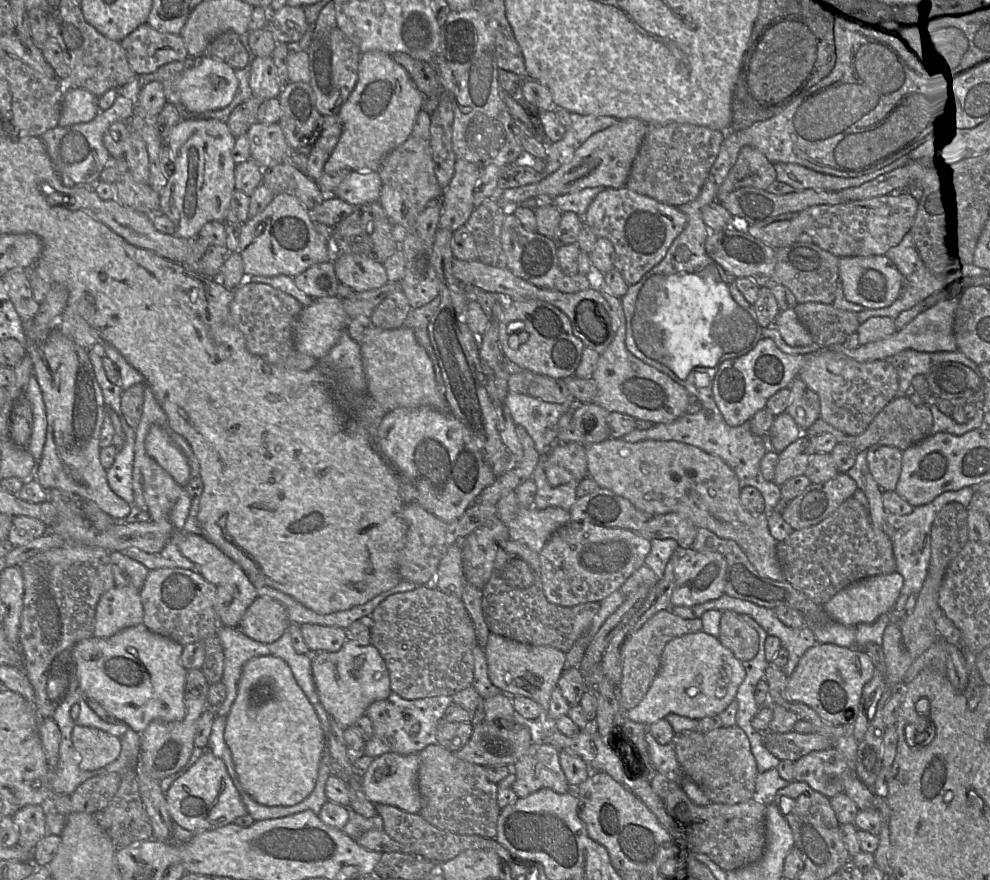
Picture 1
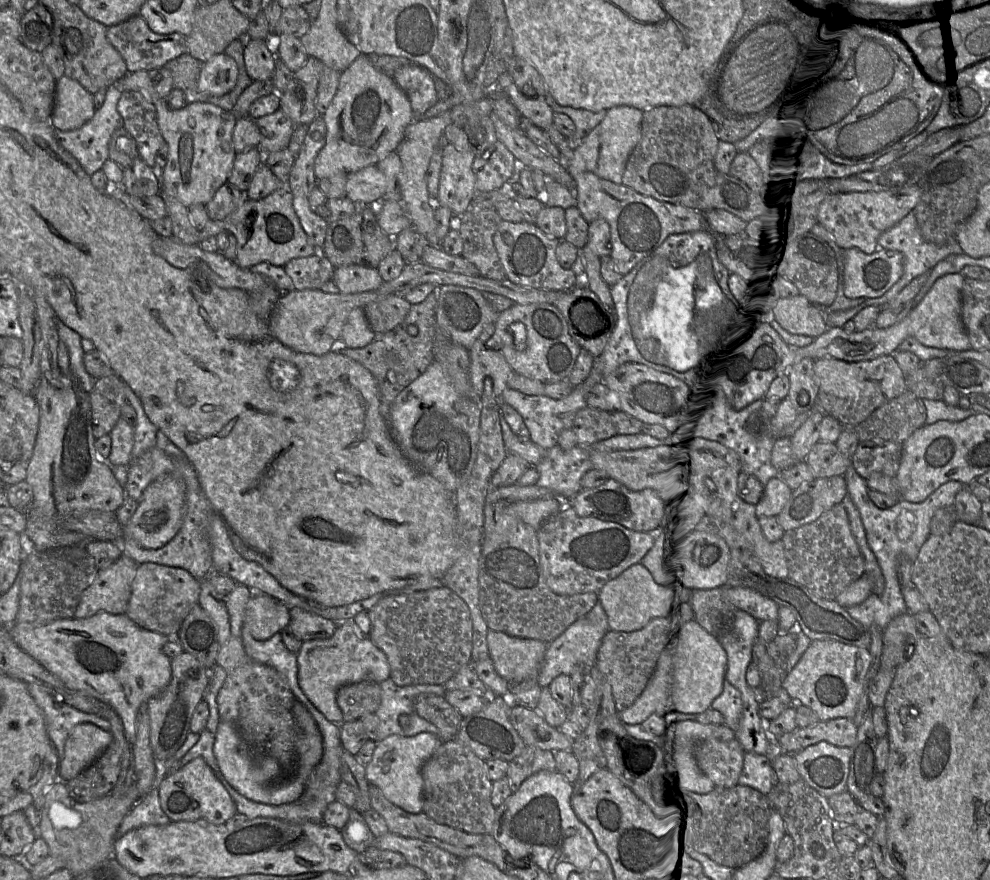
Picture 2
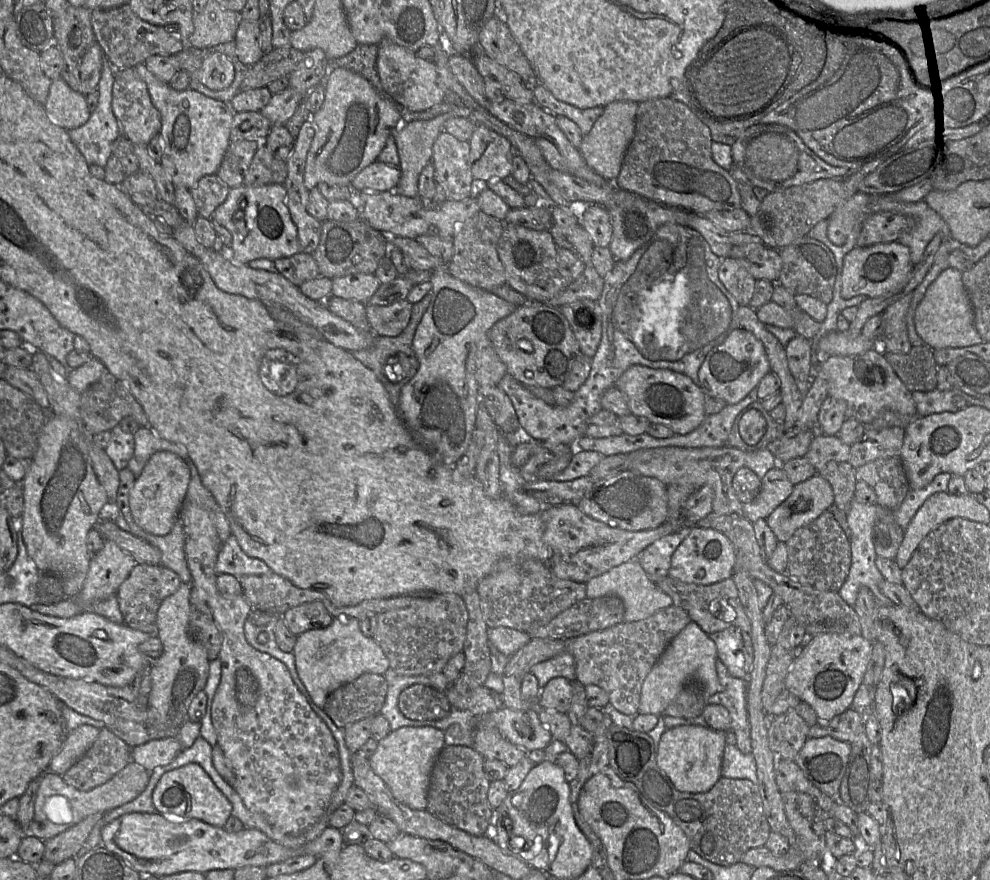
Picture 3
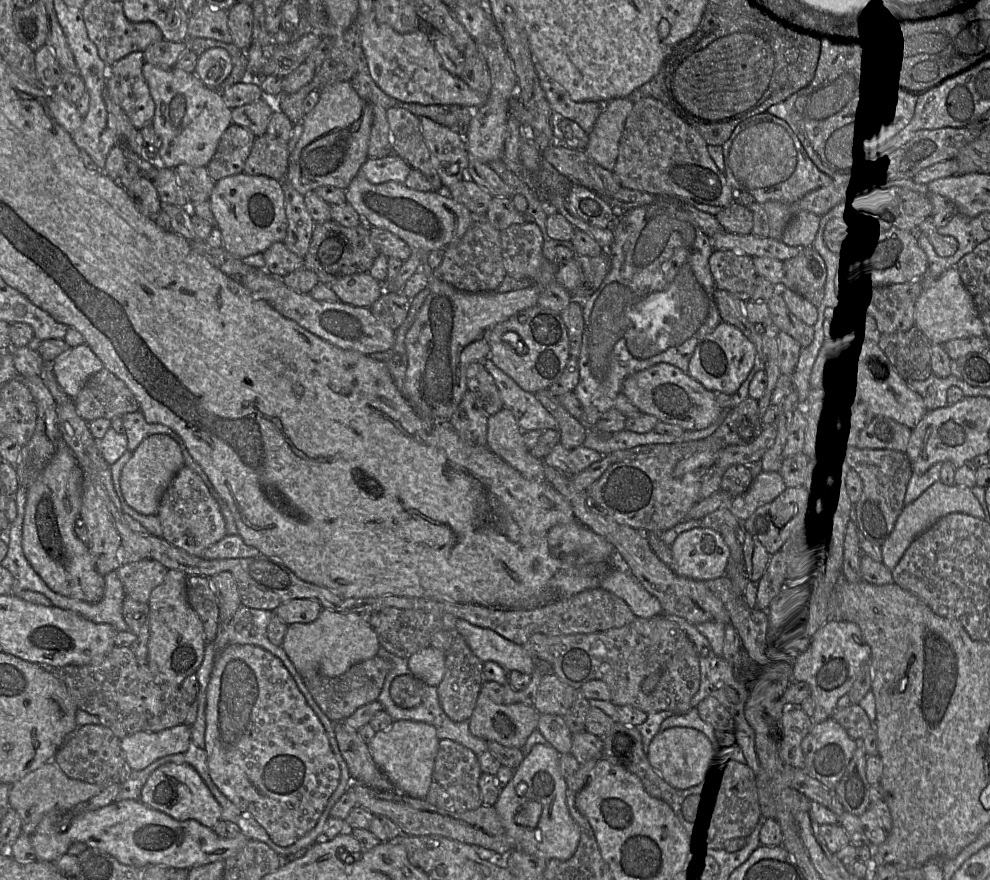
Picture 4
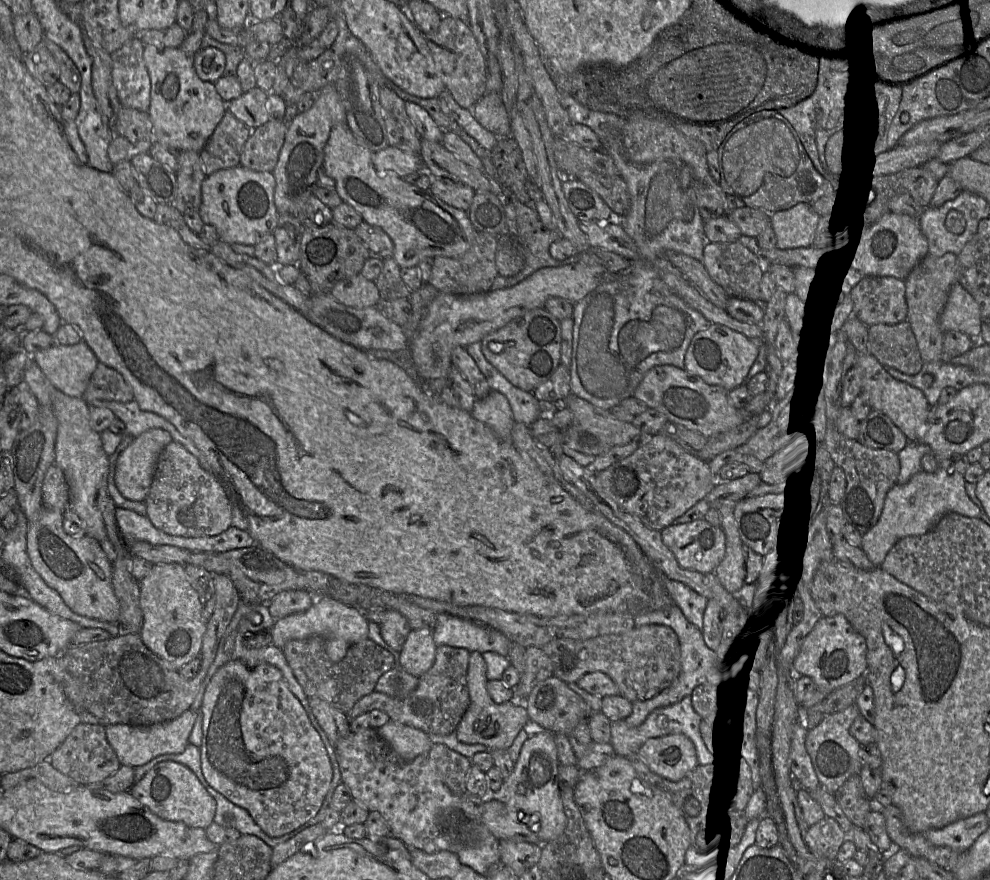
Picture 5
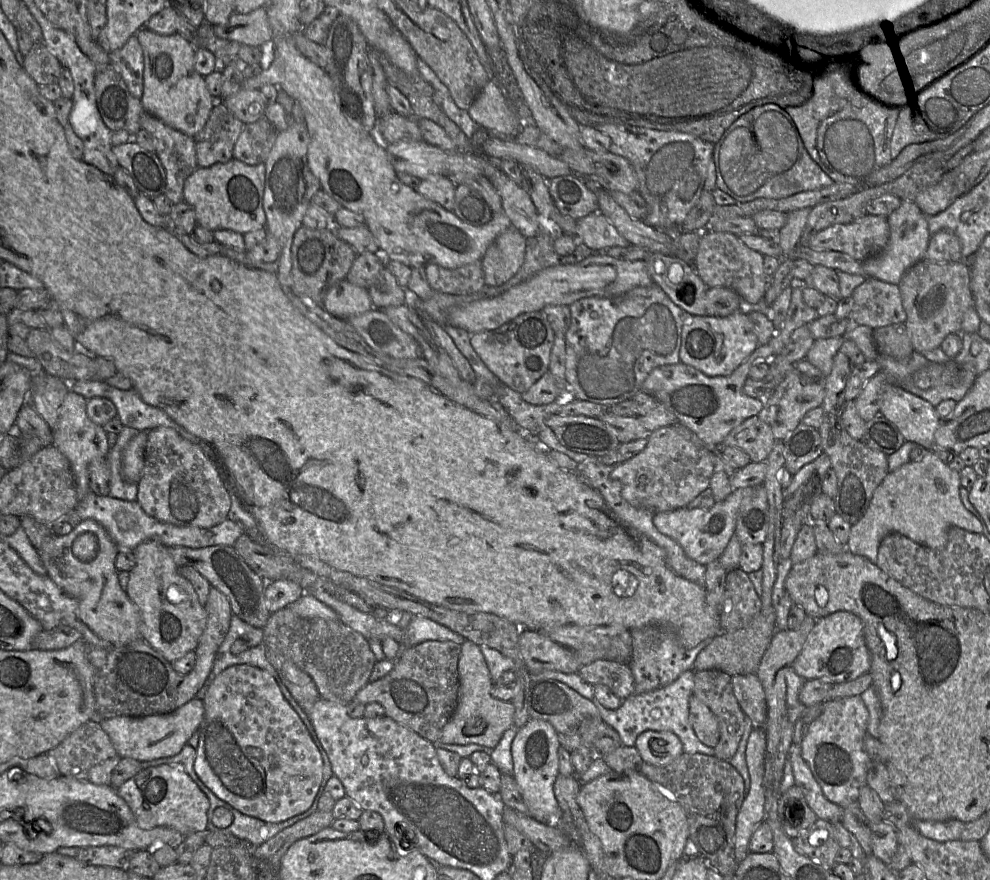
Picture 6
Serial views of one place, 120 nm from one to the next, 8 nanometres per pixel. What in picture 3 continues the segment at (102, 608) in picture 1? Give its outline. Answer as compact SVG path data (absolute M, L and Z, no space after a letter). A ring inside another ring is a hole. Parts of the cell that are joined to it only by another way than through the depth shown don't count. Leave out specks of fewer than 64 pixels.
M104 540L103 548L91 558L90 568L87 573L84 585L81 591L73 596L62 599L54 604L34 604L30 608L33 610L58 618L70 618L84 613L83 607L86 607L94 601L104 600L112 594L117 594L120 585L129 576L132 569L138 564L130 555L125 553L117 544L110 540Z

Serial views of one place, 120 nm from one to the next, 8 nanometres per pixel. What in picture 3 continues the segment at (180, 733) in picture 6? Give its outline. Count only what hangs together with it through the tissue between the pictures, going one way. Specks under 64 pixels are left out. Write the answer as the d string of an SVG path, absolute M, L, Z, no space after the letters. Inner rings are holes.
M178 737L153 739L132 747L130 758L146 770L152 771L157 766L170 763L182 749Z

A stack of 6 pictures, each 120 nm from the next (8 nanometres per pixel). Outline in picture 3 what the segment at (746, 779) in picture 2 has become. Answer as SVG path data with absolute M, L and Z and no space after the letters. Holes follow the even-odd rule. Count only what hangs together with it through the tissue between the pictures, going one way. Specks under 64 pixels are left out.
M726 743L722 758L722 776L748 779L758 784L753 754L745 754L740 751L736 744Z

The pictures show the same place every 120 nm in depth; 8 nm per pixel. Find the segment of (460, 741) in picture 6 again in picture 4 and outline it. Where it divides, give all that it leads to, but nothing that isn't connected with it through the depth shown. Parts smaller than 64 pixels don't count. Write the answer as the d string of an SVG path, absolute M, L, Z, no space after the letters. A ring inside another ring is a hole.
M479 693L475 709L469 718L471 734L486 742L496 742L507 748L522 749L529 736L537 730L539 713L523 704L495 704L485 694Z

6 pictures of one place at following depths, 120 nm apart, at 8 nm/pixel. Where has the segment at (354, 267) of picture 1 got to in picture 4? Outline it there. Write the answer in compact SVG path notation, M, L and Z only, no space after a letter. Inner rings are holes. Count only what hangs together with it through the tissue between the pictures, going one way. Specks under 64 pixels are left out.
M368 272L345 276L328 286L342 303L355 307L370 308L382 295L382 284Z

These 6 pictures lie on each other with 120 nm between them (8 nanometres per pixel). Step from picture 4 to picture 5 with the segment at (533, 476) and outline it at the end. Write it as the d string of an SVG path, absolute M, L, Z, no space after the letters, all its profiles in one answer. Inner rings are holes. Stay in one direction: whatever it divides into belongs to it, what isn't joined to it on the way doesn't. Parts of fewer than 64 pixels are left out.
M491 390L486 397L477 399L470 414L490 427L499 439L511 441L515 419L510 404L502 393Z

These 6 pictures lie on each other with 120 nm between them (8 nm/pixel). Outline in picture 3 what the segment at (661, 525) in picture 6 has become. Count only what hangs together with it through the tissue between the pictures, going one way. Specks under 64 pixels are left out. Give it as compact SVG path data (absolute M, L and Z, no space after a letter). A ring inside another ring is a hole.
M693 527L671 558L668 576L687 584L708 586L731 578L735 565L735 552L729 539L721 532Z

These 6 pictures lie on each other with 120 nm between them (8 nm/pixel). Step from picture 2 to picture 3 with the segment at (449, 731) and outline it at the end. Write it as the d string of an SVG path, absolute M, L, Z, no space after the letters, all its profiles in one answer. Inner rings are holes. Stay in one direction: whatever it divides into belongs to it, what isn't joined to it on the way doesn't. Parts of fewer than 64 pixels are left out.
M413 684L400 693L398 707L412 720L439 720L449 715L452 705L445 693L428 685Z

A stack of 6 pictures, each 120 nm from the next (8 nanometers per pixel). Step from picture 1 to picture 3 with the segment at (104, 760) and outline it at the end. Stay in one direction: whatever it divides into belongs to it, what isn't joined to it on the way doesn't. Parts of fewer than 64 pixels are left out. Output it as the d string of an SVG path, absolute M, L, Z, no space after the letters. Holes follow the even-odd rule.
M81 725L68 733L61 749L53 757L49 770L62 776L91 747L99 731L94 726Z

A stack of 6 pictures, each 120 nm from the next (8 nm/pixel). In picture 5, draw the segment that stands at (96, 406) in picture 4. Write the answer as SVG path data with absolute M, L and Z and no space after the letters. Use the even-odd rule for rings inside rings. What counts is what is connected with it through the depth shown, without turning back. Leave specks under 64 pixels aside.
M99 362L89 379L82 399L89 406L96 401L126 403L134 399L134 394L120 373Z

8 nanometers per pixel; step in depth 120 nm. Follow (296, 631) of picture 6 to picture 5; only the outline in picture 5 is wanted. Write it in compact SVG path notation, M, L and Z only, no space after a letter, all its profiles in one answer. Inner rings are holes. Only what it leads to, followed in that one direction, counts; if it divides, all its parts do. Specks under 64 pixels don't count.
M320 636L291 640L282 652L308 697L318 697L346 714L359 699L375 691L378 679L395 666L394 656L369 638L351 645L339 662L329 659L325 639Z

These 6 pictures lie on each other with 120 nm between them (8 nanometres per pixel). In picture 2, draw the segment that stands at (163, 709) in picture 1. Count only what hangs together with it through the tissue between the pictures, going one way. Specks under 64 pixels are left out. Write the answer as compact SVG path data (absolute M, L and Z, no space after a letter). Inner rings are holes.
M100 612L85 619L60 619L44 625L15 622L4 628L8 629L20 649L61 679L68 688L88 693L108 704L122 720L131 746L136 737L140 706L158 696L171 680L171 659L162 651L169 638L140 628L126 615Z

